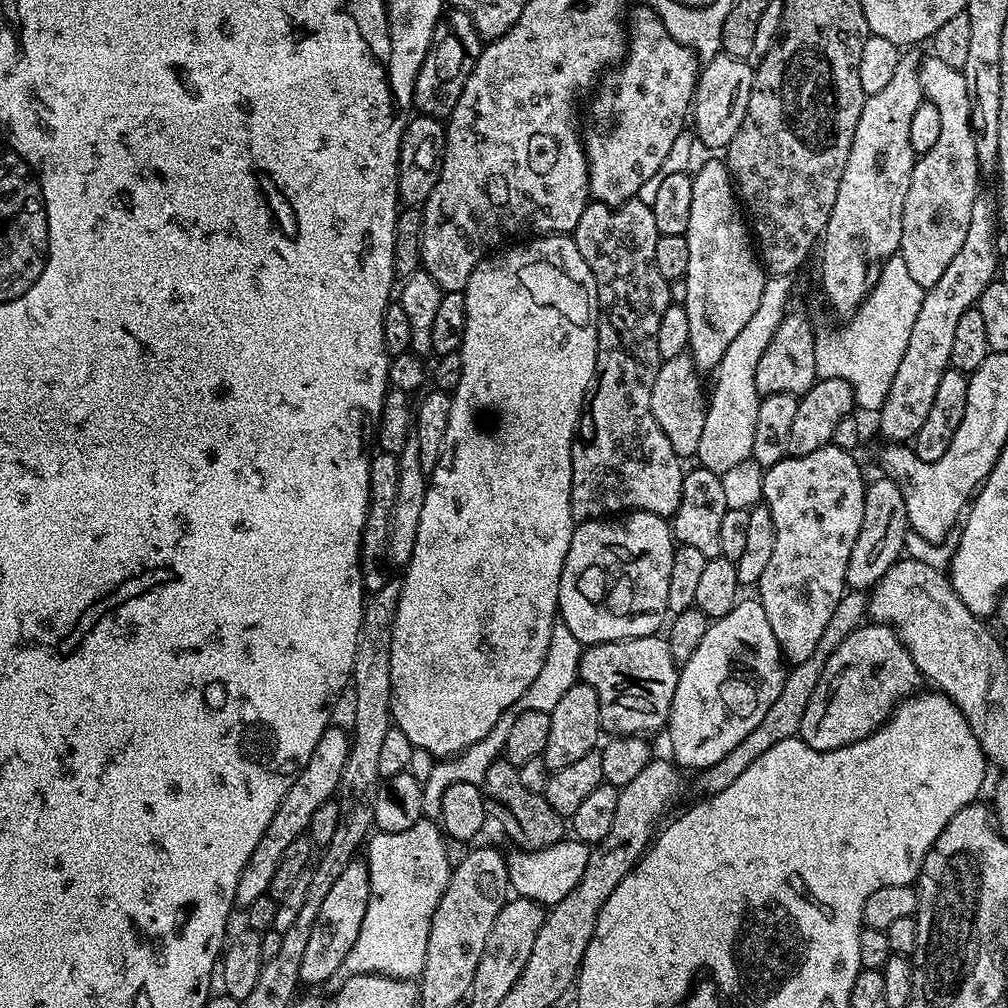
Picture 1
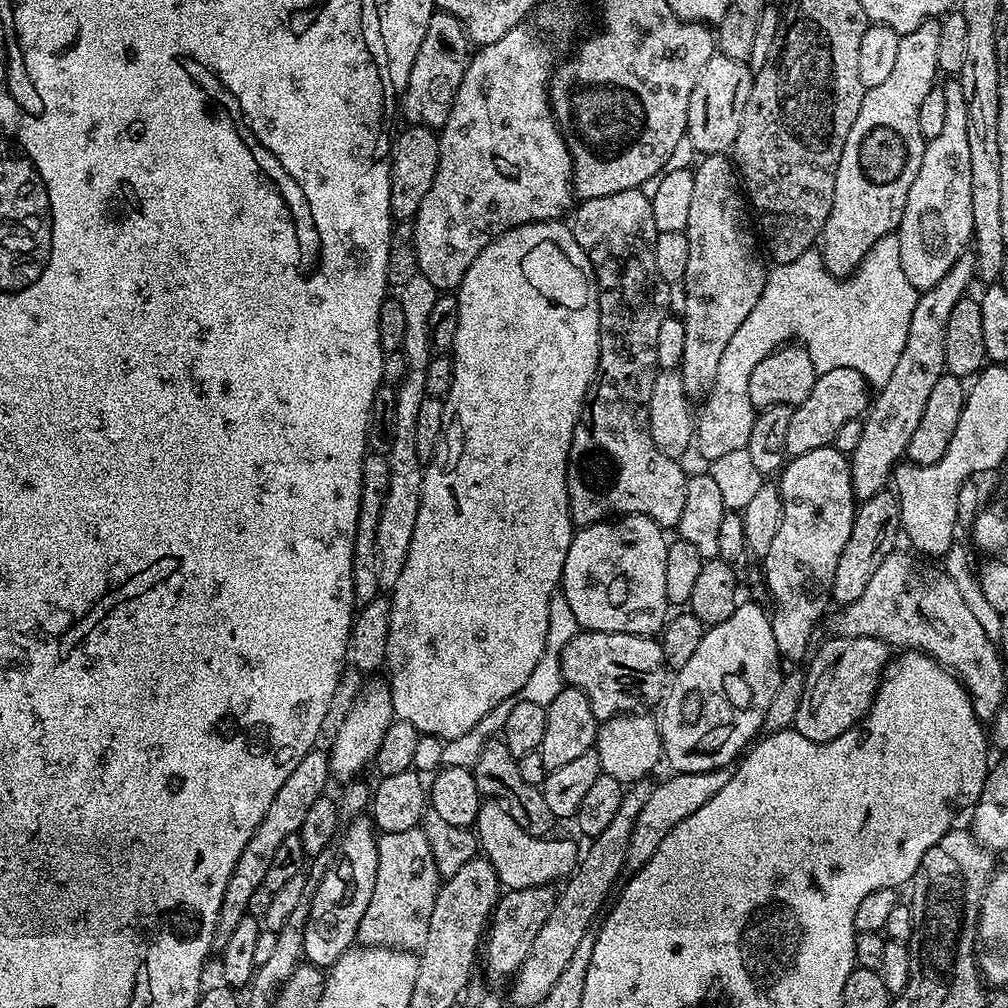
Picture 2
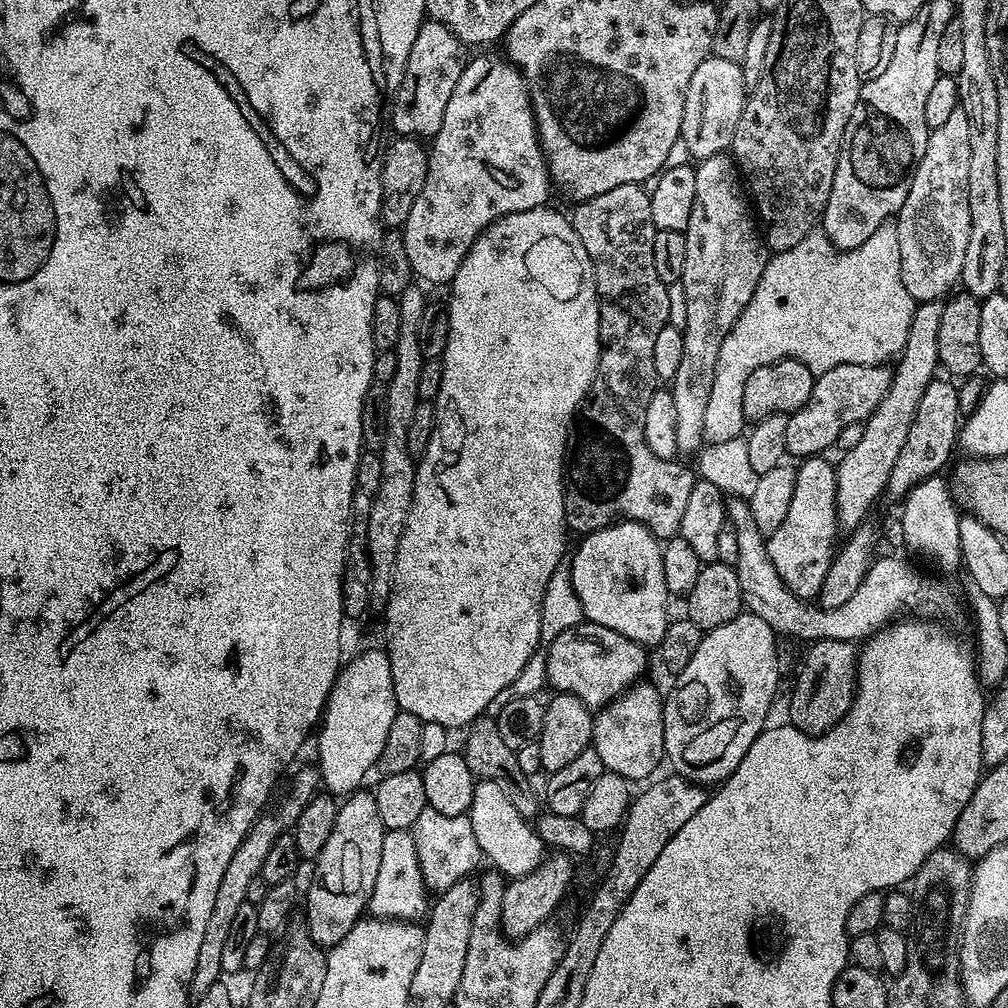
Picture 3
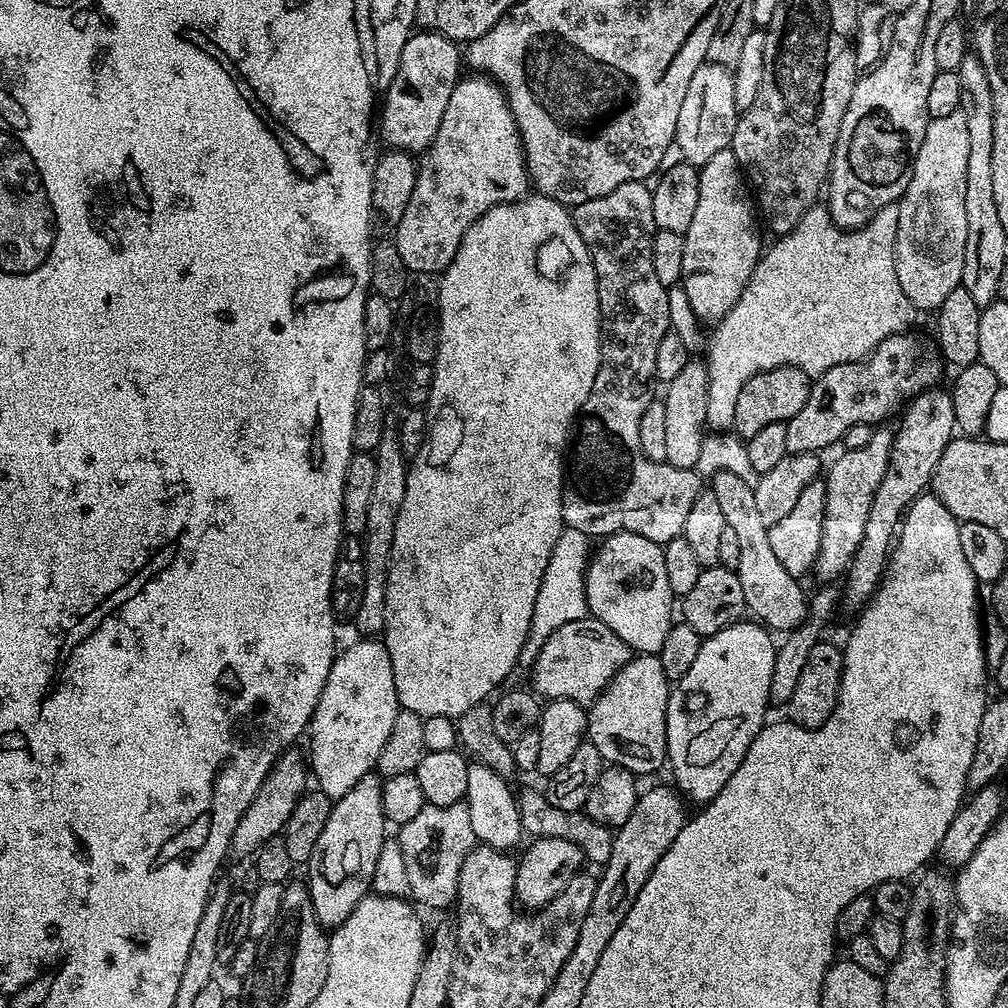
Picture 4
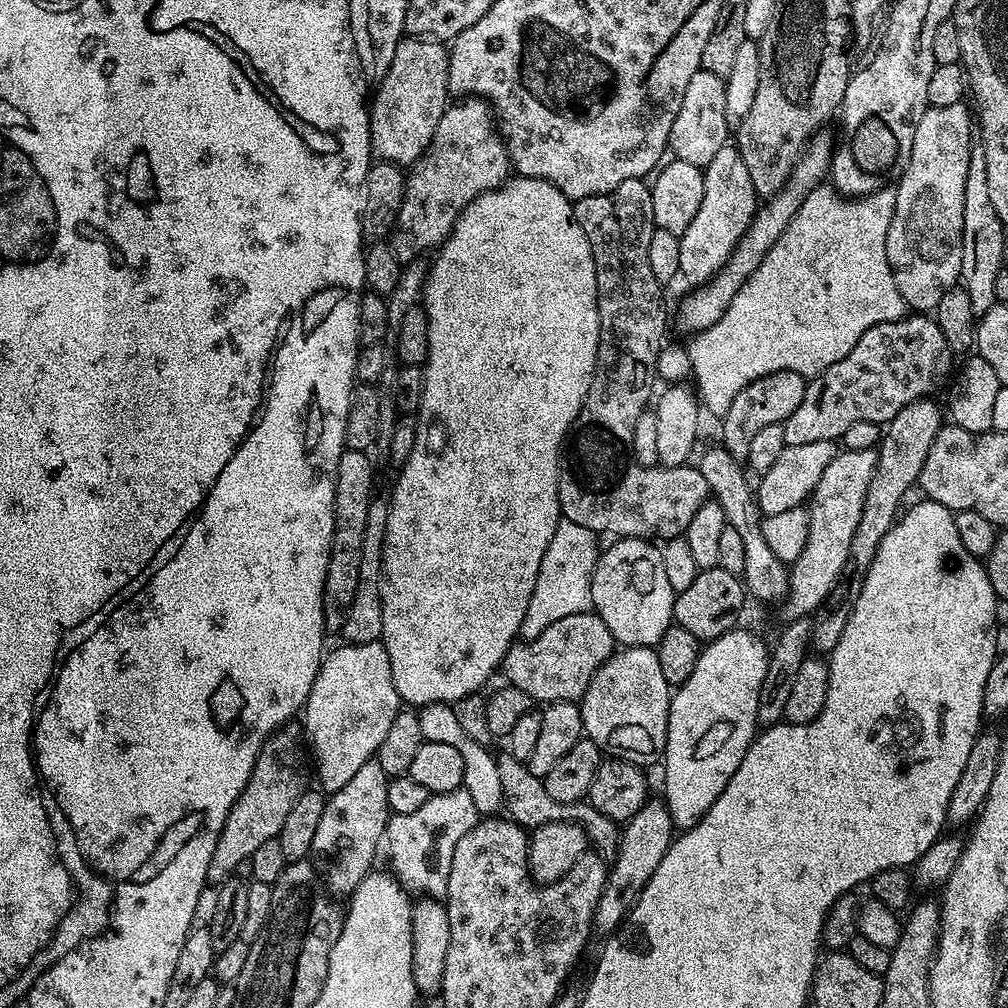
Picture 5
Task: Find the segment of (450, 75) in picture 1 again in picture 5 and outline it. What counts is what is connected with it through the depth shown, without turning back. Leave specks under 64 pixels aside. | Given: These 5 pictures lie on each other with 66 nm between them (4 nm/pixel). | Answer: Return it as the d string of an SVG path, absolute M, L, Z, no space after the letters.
M418 36L401 39L394 50L394 62L370 104L372 150L383 163L412 166L431 148L444 109L450 104L448 53L443 43Z

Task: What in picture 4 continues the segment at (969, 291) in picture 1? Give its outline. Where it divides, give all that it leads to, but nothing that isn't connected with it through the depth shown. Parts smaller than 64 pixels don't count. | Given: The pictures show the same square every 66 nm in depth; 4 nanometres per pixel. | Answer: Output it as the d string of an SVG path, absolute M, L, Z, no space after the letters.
M880 426L873 431L870 442L858 449L841 451L841 456L832 464L824 480L826 490L826 510L822 518L822 542L818 550L814 576L820 582L836 582L847 573L852 555L866 534L866 518L870 518L870 505L874 494L878 494L878 482L886 475L886 466L890 462L890 450L894 435L891 427Z

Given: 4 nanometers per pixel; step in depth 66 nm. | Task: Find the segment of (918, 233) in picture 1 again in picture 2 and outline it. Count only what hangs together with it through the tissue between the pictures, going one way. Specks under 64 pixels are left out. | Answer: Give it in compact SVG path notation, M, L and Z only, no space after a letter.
M959 82L945 83L943 89L946 94L946 123L938 133L938 138L925 143L922 166L918 166L918 178L914 178L914 186L910 186L898 229L902 270L906 278L910 278L910 286L918 290L938 286L946 270L958 262L974 236L970 210L966 98Z

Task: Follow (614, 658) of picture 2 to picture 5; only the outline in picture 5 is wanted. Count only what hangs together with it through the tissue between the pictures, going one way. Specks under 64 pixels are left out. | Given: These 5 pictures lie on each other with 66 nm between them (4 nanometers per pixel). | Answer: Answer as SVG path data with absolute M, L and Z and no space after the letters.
M595 611L562 618L536 640L517 642L504 656L502 676L541 705L571 704L584 699L592 680L614 655L614 641L606 622Z

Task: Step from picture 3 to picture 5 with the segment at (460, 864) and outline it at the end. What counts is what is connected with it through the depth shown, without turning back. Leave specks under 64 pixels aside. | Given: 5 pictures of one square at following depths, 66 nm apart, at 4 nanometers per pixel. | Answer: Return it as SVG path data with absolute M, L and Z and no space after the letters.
M465 788L431 795L426 806L414 814L393 813L388 819L385 841L398 881L409 893L430 898L445 897L457 843L479 822L476 802Z

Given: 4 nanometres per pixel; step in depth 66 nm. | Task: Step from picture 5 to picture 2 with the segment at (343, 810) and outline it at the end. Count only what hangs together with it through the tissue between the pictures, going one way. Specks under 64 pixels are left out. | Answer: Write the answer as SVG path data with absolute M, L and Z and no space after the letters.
M367 815L349 819L334 848L334 867L322 878L314 894L304 931L303 959L321 970L331 968L357 943L358 926L366 906L370 906L374 878L378 878L377 839L378 829Z

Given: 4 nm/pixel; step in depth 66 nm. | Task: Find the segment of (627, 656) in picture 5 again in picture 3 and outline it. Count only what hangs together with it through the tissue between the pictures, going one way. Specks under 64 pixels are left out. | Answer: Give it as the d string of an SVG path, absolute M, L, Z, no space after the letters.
M637 682L616 700L595 713L591 747L602 758L605 769L629 782L647 781L652 771L665 759L663 738L664 703L662 692L652 684Z

